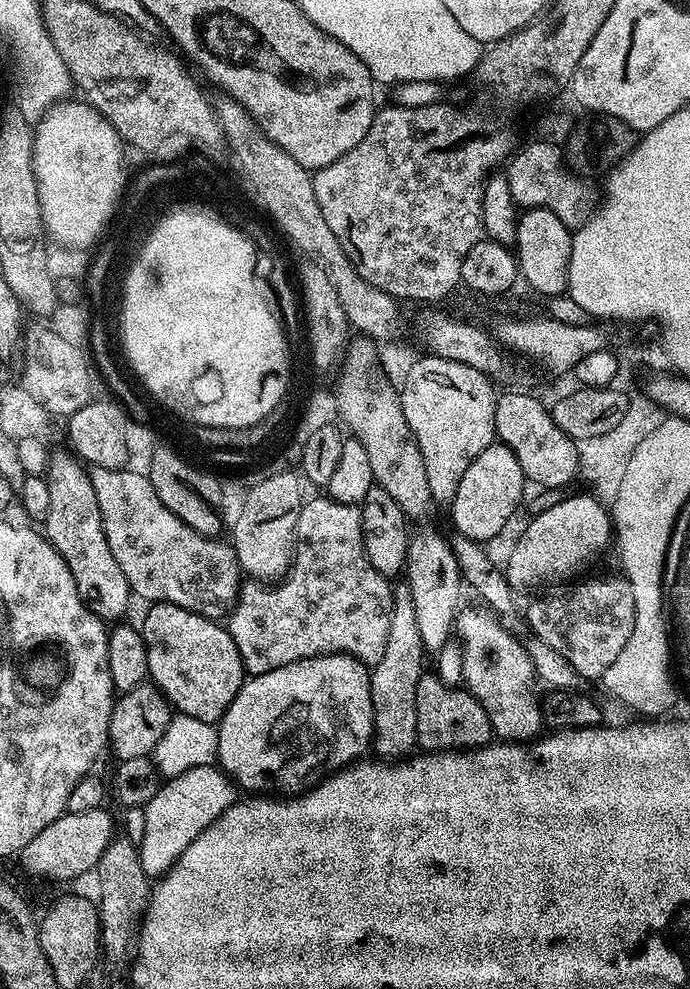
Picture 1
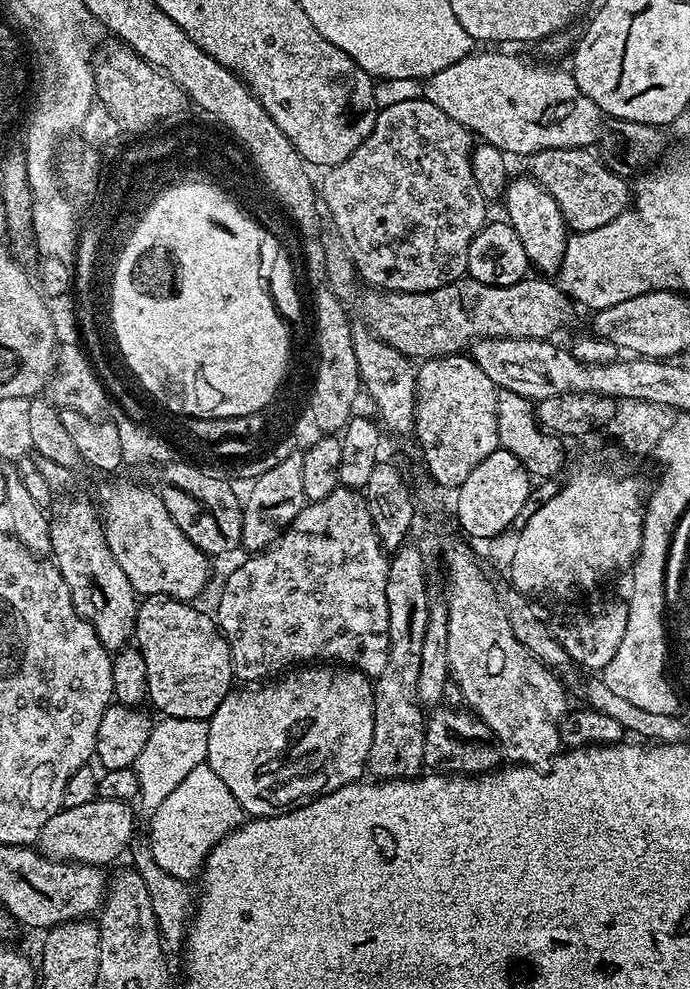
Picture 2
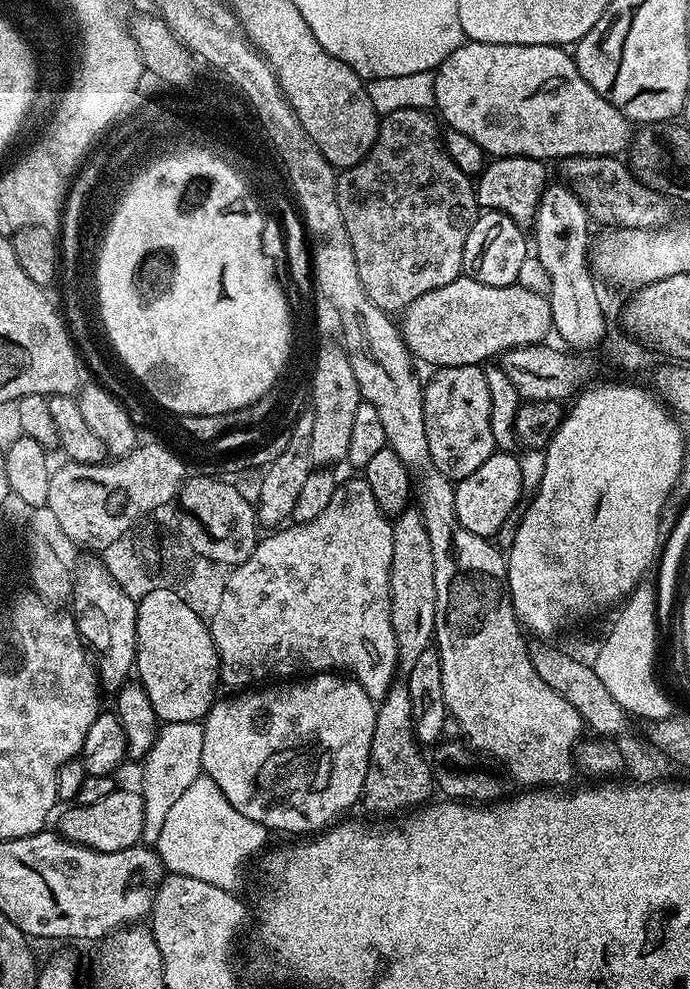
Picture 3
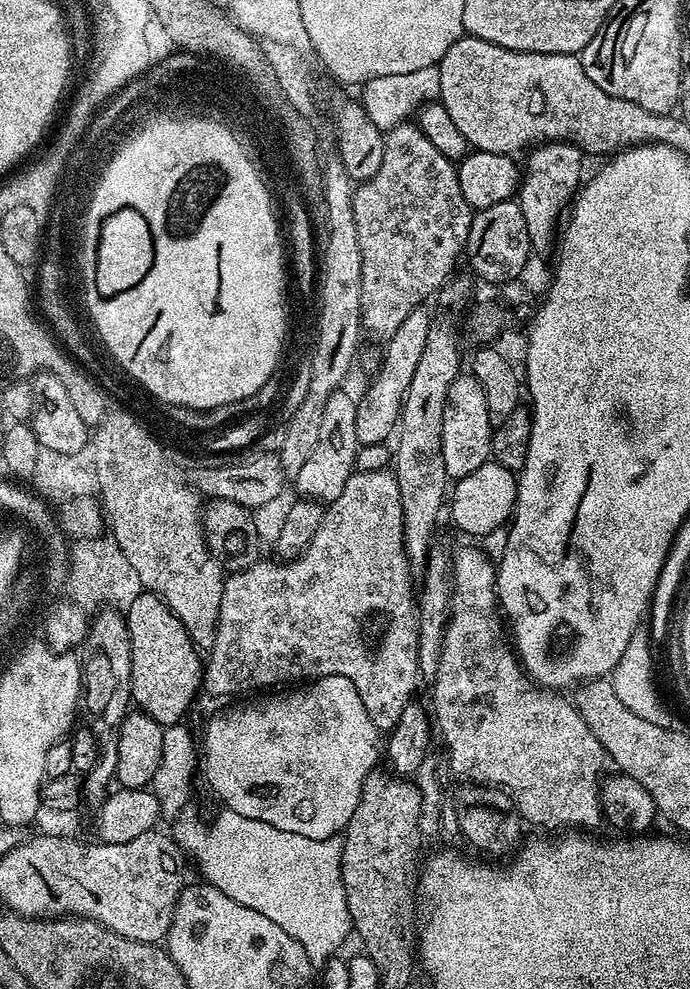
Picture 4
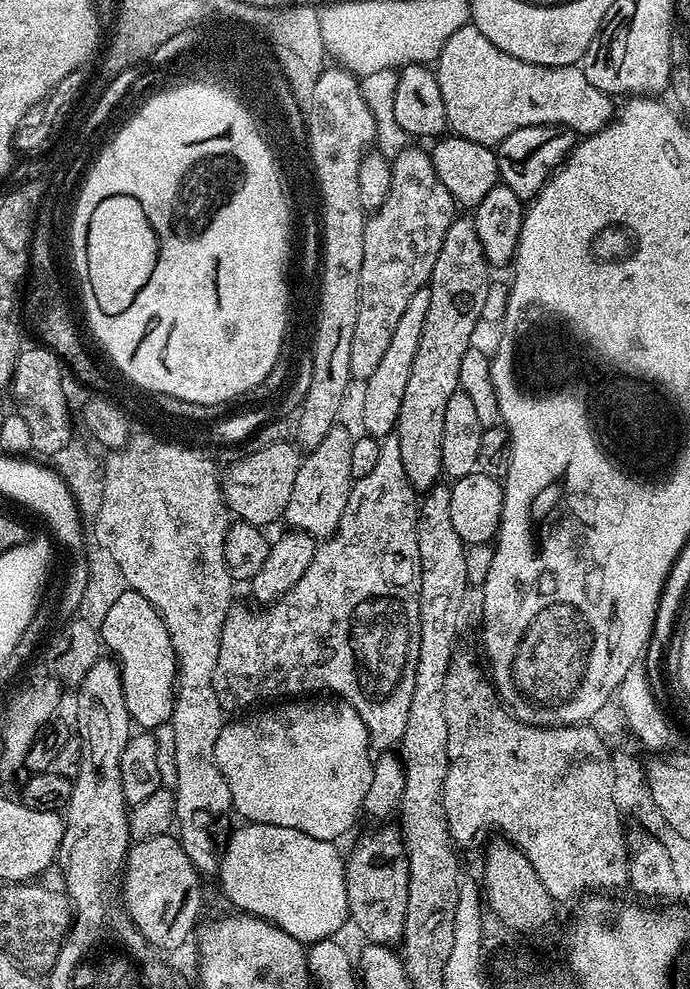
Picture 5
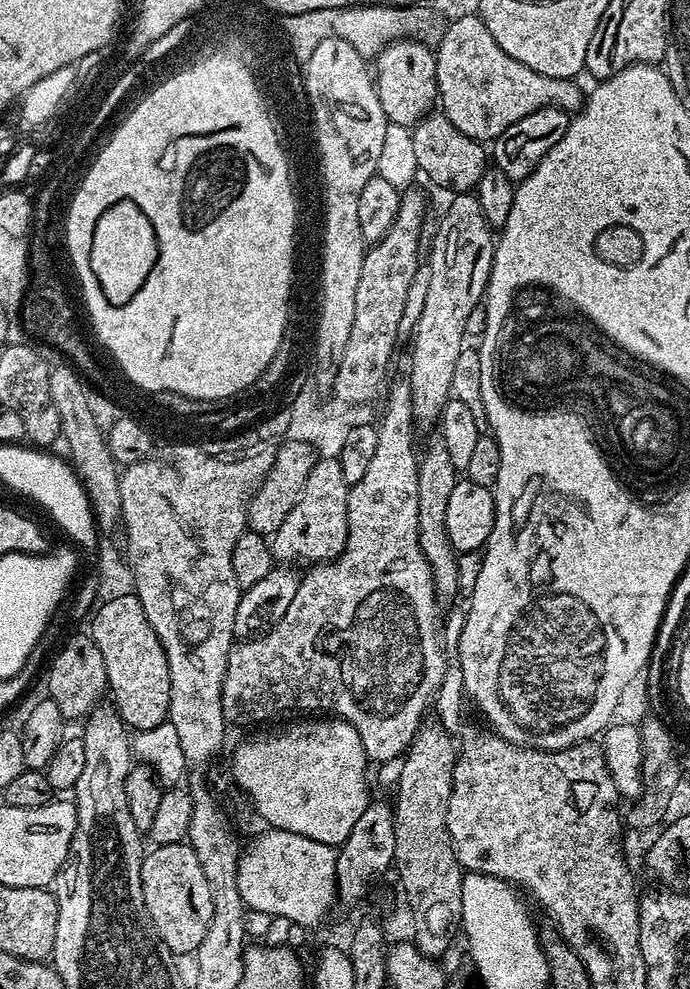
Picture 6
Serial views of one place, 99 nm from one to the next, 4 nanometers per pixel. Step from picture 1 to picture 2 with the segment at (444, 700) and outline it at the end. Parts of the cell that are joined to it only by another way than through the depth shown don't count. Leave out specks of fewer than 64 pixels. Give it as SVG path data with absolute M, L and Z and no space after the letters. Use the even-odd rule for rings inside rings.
M445 706L437 707L433 712L436 713L433 716L431 713L424 725L424 763L433 773L479 774L491 772L501 763L502 756L494 743L490 726L486 726L486 722L479 720L475 712L465 710L463 707L448 708Z

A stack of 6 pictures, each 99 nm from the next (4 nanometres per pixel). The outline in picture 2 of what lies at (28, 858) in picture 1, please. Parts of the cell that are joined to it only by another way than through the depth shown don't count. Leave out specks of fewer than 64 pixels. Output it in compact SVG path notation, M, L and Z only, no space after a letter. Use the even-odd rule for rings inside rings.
M94 799L86 806L63 807L42 826L38 848L52 860L63 860L74 864L108 866L111 860L122 857L129 851L129 844L138 825L132 817L131 803L123 800Z

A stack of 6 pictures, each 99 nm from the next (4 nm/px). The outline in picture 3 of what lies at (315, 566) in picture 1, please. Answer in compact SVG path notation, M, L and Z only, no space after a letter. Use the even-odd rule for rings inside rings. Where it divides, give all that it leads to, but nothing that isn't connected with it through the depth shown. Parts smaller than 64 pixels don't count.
M356 478L346 481L345 484L344 481L337 483L334 498L330 498L326 510L322 510L318 518L305 524L289 523L273 531L276 532L273 536L265 535L257 540L252 556L246 558L246 562L235 565L227 573L222 590L222 602L219 603L218 612L210 619L214 646L220 655L220 684L228 687L228 690L248 690L261 682L272 682L277 678L339 670L341 673L351 674L364 687L366 694L370 694L372 700L377 702L383 700L398 676L398 642L394 638L394 626L390 618L390 566L394 558L392 526L393 521L384 515L383 509L378 504L378 498L374 496L374 490L370 490L370 486L363 478Z

